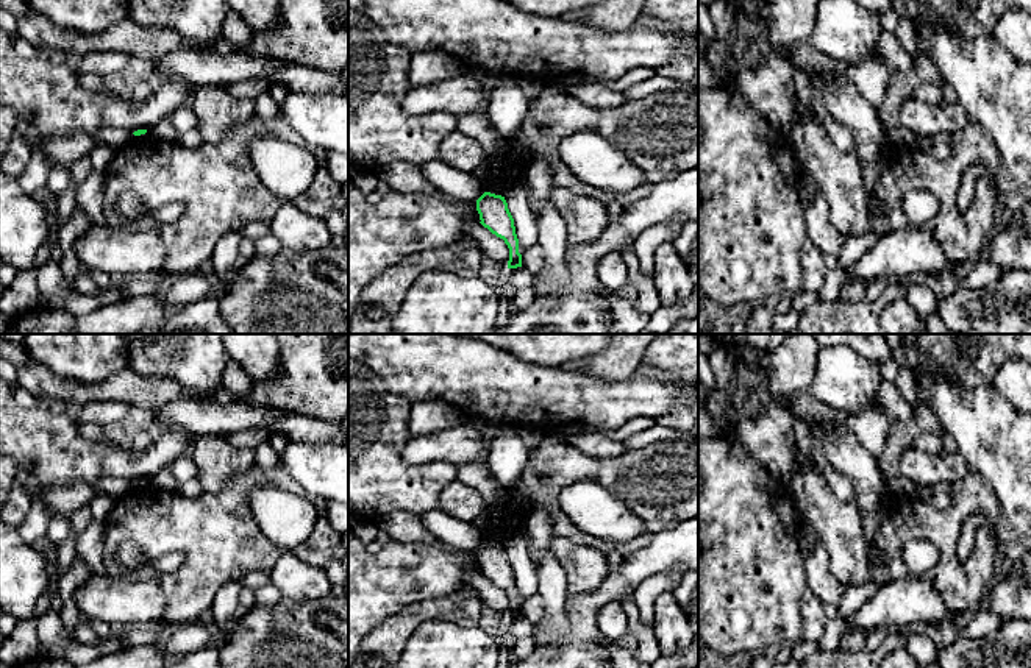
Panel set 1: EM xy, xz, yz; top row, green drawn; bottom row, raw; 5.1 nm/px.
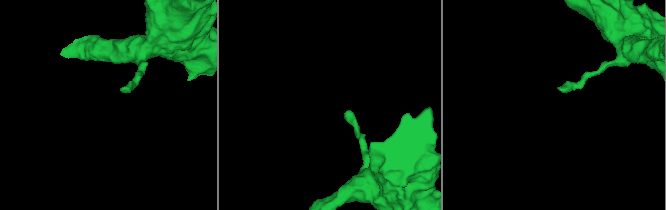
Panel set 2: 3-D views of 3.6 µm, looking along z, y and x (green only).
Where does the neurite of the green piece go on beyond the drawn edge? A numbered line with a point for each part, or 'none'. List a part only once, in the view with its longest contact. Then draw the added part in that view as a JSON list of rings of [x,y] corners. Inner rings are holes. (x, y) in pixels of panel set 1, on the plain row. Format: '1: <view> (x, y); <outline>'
none

